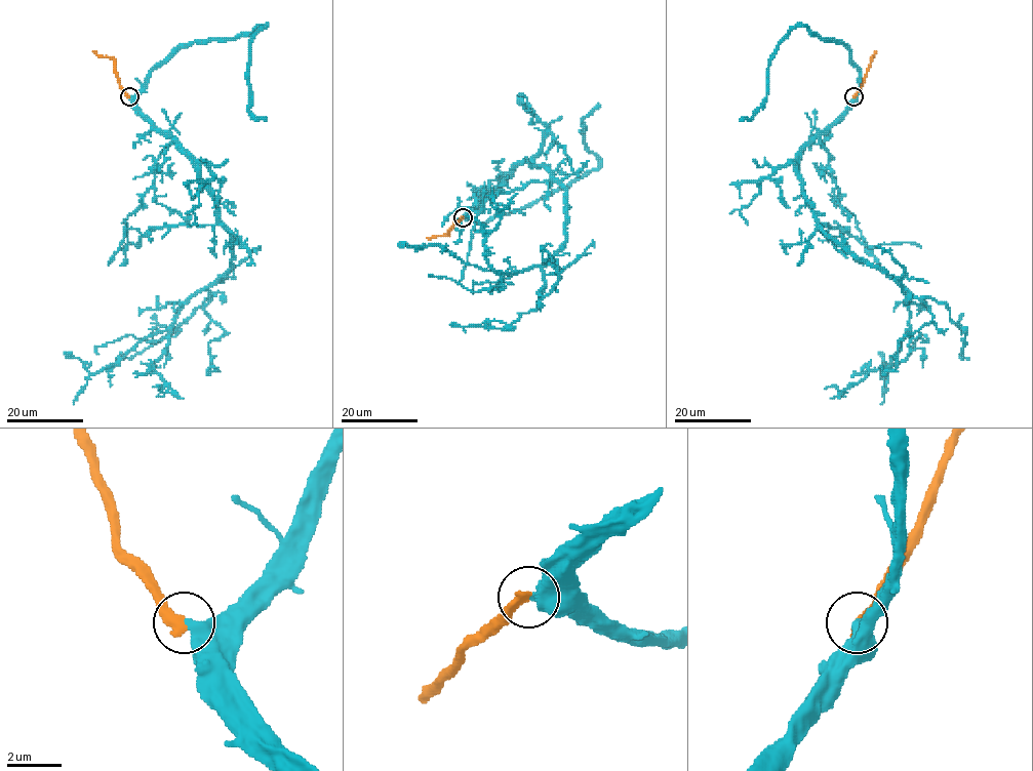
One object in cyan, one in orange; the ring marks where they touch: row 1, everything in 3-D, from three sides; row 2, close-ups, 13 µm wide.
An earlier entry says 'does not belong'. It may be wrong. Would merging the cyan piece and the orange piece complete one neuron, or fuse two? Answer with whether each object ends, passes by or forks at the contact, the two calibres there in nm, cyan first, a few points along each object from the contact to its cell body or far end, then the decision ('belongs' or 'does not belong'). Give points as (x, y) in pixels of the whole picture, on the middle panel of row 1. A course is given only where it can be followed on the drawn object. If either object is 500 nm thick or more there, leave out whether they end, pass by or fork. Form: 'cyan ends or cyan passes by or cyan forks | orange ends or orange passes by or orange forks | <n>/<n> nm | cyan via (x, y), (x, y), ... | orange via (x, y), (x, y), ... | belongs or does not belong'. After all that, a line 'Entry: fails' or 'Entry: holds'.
500/360 nm | cyan via (463, 216), (531, 160), (564, 190), (565, 242), (547, 262), (499, 273), (484, 238), (509, 205), (490, 205) | orange via (463, 216), (448, 234), (427, 238) | belongs
Entry: fails

